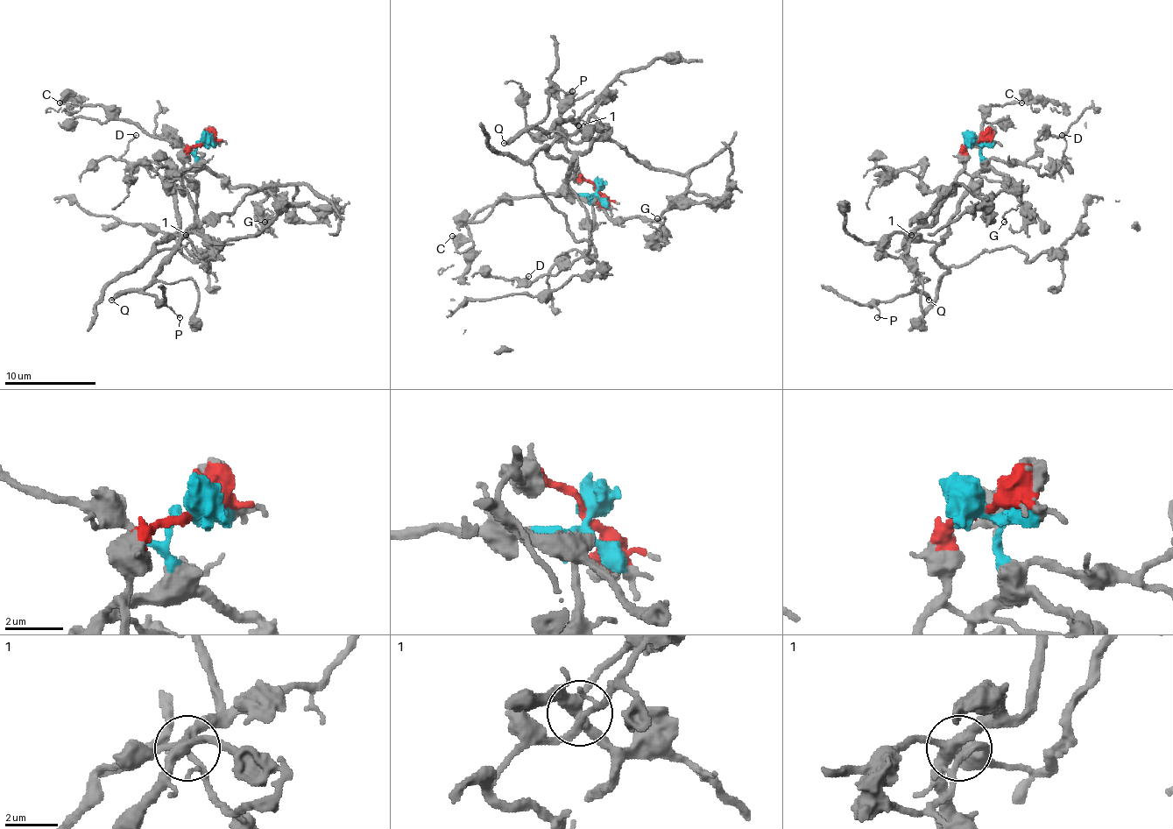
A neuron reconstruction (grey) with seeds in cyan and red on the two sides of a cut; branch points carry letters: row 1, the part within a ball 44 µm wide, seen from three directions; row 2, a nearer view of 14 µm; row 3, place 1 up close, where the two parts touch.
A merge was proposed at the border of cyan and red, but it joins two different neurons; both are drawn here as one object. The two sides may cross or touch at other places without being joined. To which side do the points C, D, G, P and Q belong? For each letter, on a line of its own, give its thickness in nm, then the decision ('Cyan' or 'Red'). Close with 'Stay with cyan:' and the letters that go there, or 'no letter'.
C: Thickness 320 nm. Cyan
D: Thickness 110 nm. Cyan
G: Thickness 110 nm. Cyan
P: Thickness 100 nm. Red
Q: Thickness 300 nm. Red
Stay with cyan: C, D, G

